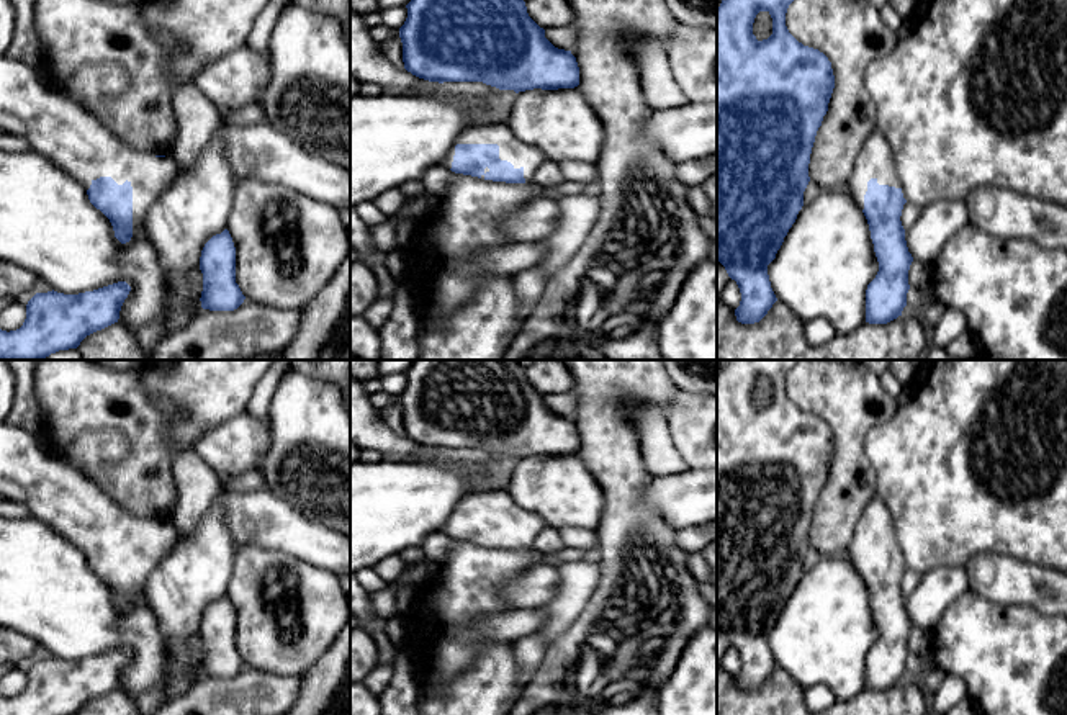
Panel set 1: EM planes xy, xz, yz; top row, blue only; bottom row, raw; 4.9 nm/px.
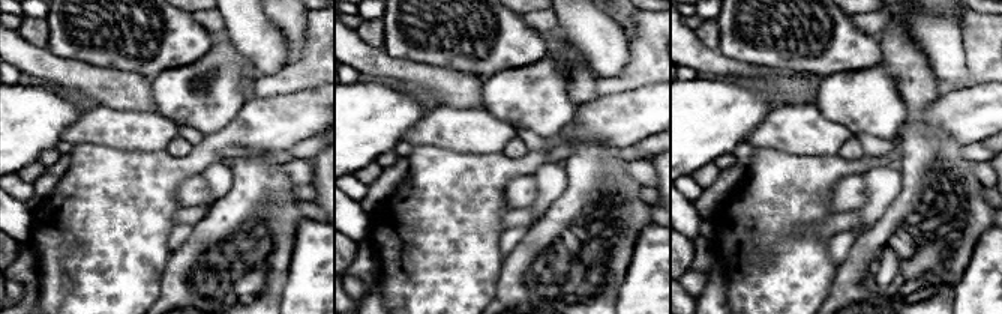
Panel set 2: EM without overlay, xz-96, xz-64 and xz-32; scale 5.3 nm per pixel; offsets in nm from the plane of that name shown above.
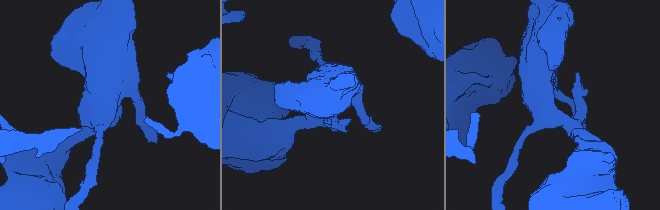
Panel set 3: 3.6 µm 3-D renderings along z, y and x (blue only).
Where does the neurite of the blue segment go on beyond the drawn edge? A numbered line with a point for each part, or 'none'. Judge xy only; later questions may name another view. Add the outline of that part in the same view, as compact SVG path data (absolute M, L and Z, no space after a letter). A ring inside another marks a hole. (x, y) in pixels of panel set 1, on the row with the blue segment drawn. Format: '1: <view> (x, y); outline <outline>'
1: xy (54, 125); outline M7 54L0 56L0 129L25 137L33 151L67 170L85 190L100 177L111 177L118 185L128 180L133 187L133 236L146 234L149 208L170 187L180 169L170 154L155 157L152 152L129 147L75 100L46 87L36 67L13 61Z

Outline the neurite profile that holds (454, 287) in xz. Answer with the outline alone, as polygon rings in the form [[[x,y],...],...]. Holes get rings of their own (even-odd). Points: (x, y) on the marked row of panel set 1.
[[[512,242],[481,252],[463,263],[445,265],[427,296],[427,314],[443,324],[443,317],[468,304],[483,278],[515,277],[535,267],[545,254],[542,242]]]

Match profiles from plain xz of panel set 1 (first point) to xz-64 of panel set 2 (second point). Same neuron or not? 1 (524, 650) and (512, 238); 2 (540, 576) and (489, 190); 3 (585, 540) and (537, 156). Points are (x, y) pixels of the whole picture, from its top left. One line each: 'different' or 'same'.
1: same
2: different
3: different

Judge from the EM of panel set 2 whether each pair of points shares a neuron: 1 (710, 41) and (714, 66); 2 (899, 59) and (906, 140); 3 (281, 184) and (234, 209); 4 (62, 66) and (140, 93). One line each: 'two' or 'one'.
1: two
2: one
3: one
4: one

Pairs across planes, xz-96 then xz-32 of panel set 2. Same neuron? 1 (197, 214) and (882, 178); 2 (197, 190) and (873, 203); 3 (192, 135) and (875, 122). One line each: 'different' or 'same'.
1: different
2: different
3: different

